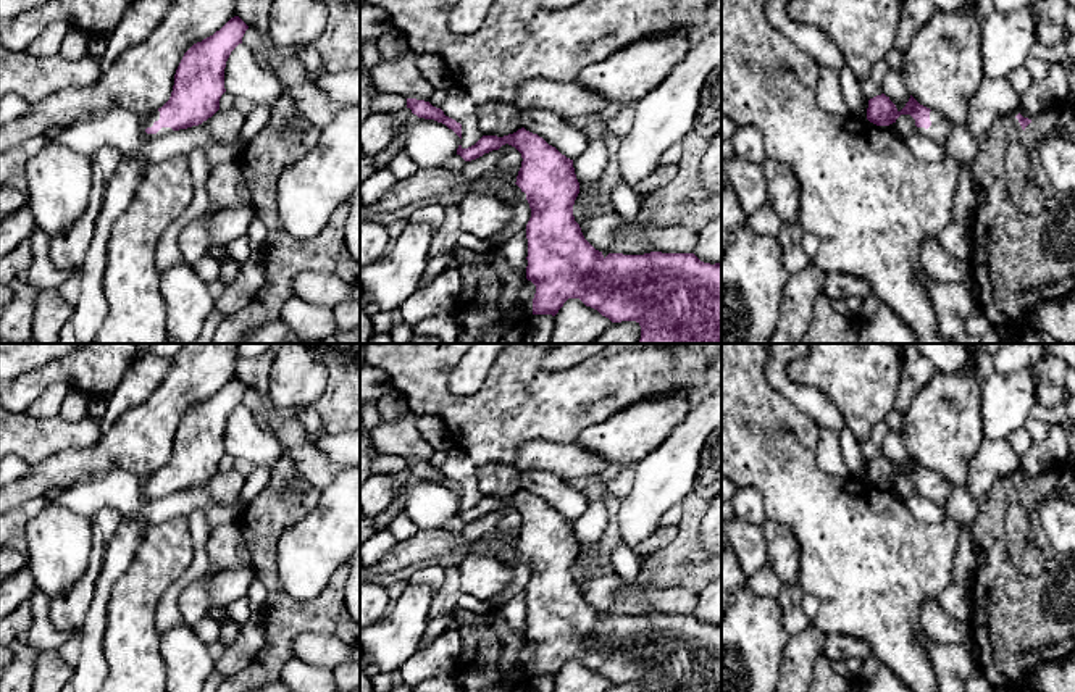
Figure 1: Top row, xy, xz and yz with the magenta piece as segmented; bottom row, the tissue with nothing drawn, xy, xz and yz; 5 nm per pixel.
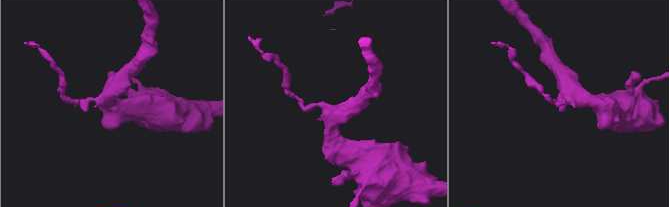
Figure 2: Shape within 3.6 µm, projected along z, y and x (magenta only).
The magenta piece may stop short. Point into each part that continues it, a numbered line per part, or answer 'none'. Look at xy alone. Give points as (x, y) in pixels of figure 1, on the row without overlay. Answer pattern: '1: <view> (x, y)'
1: xy (154, 478)

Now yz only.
1: yz (938, 492)

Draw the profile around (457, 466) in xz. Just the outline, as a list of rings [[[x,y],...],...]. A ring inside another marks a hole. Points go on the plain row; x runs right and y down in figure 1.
[[[450,448],[441,471],[462,486],[462,510],[475,506],[483,498],[478,492],[476,466],[462,450]]]

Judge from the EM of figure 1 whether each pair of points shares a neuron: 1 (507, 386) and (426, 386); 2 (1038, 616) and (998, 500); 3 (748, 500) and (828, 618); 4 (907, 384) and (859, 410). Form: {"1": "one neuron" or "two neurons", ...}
{"1": "one neuron", "2": "one neuron", "3": "two neurons", "4": "two neurons"}

